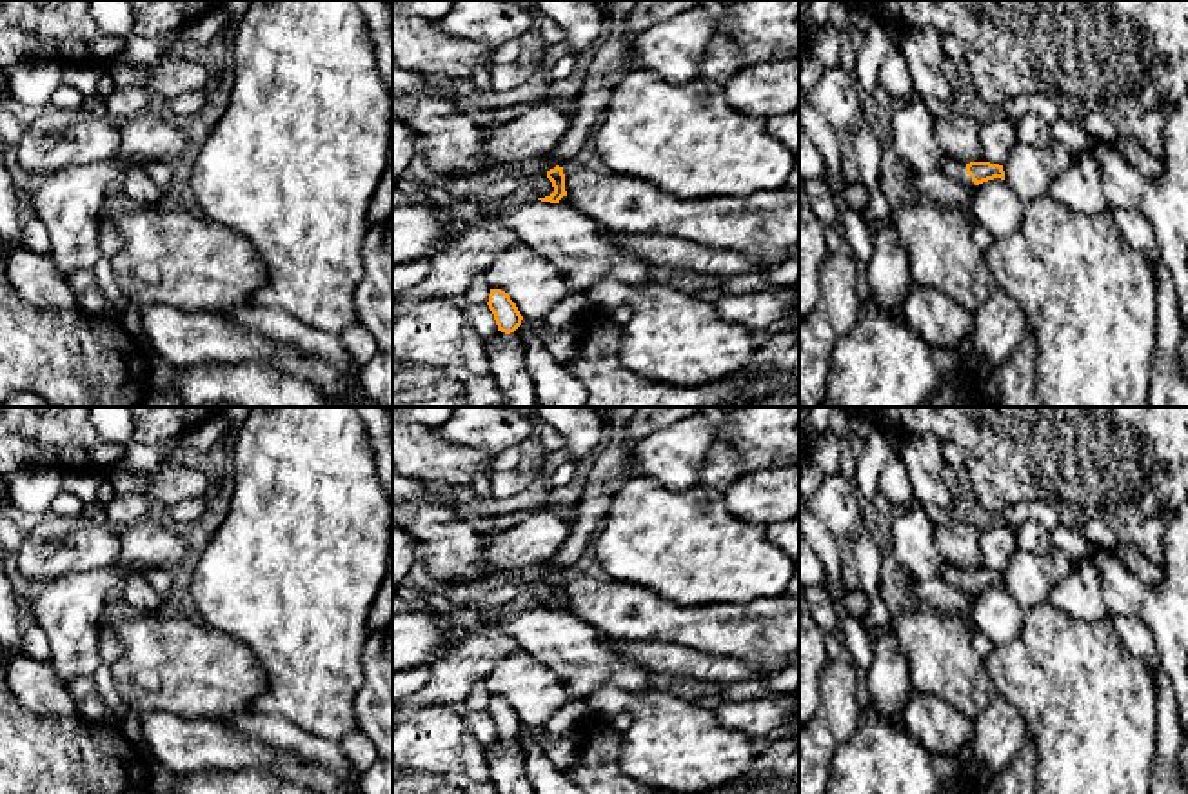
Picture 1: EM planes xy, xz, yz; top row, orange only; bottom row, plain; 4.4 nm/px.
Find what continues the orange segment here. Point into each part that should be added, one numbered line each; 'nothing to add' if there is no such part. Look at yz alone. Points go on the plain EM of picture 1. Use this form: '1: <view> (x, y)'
1: yz (949, 573)

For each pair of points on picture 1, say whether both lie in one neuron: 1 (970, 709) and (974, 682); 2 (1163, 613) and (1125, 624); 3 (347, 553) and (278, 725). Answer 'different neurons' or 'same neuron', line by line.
1: same neuron
2: different neurons
3: different neurons

